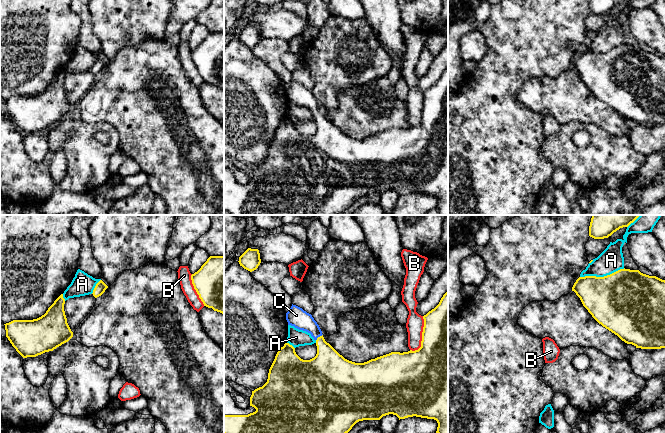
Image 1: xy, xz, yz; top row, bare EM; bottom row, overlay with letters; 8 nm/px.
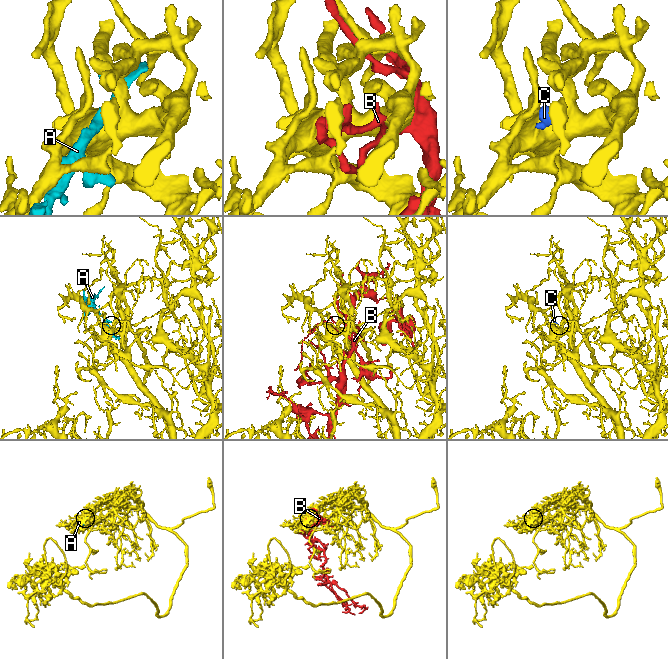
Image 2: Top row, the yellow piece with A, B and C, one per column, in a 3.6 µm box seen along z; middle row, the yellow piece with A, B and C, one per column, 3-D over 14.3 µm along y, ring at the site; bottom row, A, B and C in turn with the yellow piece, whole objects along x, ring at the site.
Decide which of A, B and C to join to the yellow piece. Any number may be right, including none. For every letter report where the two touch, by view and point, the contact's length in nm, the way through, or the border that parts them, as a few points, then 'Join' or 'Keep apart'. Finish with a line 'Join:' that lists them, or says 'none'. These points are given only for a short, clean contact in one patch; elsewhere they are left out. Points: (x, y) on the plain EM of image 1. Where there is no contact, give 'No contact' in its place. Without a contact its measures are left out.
A: Touches yellow at yz (602, 53). Shared border 360 nm. Keep apart
B: Touches yellow at xz (422, 111). Shared border 300 nm. Keep apart
C: Touches yellow at xz (318, 113). Shared border 80 nm. Path across: xz (328, 142), (326, 129), (318, 113), (296, 92). Join
Join: C

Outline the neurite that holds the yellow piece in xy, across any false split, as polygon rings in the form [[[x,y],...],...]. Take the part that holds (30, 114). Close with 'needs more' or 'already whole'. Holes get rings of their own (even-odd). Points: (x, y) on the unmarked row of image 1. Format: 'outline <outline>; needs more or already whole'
outline [[[61,70],[41,93],[4,100],[6,113],[23,134],[53,127],[73,113],[64,80],[65,75]]]; already whole

